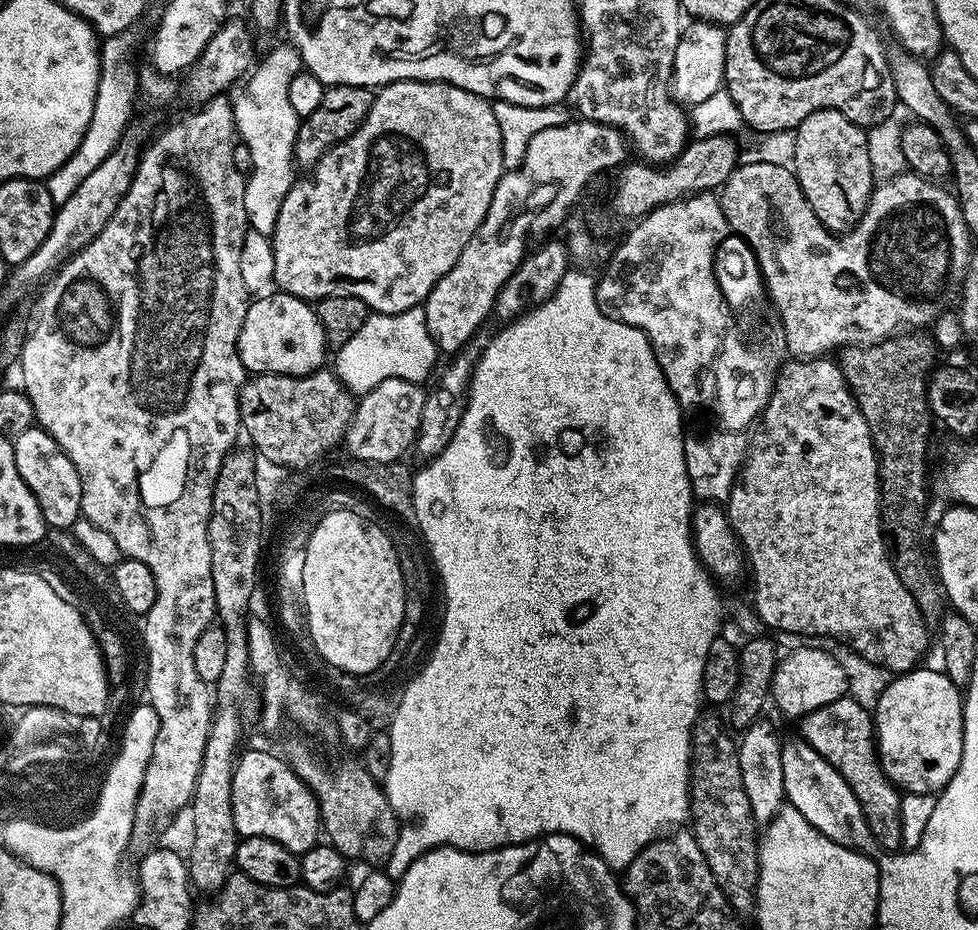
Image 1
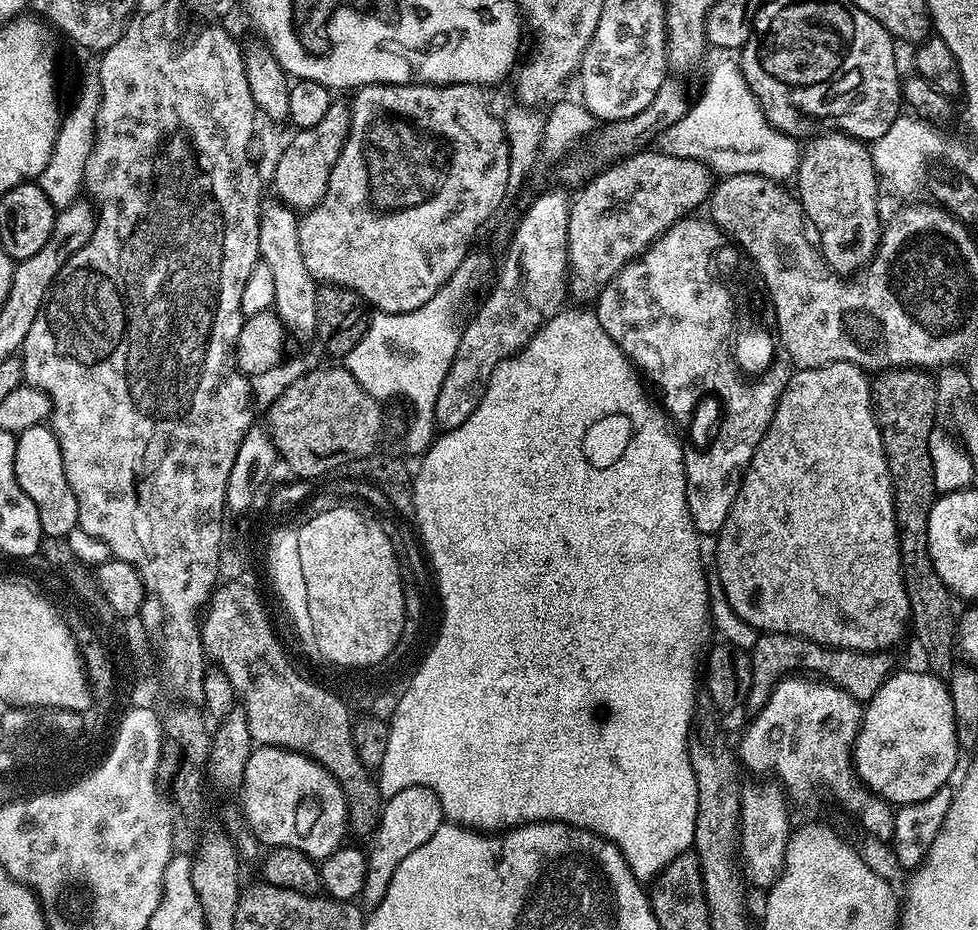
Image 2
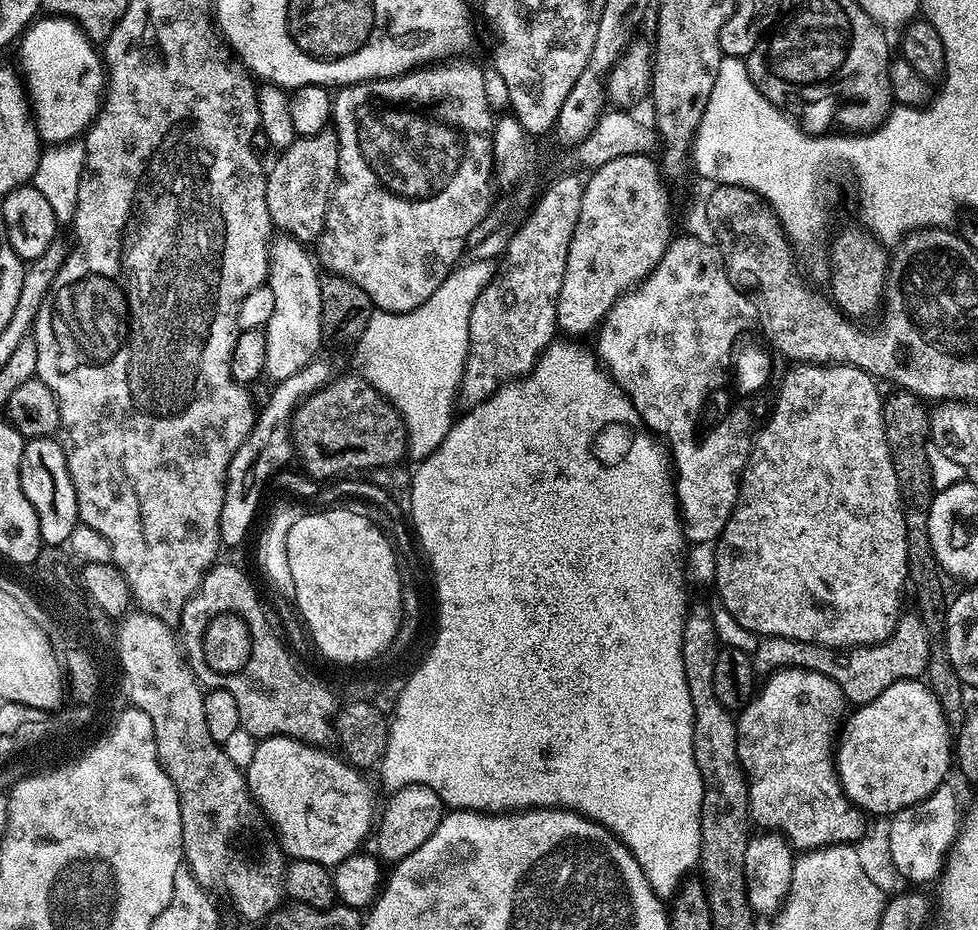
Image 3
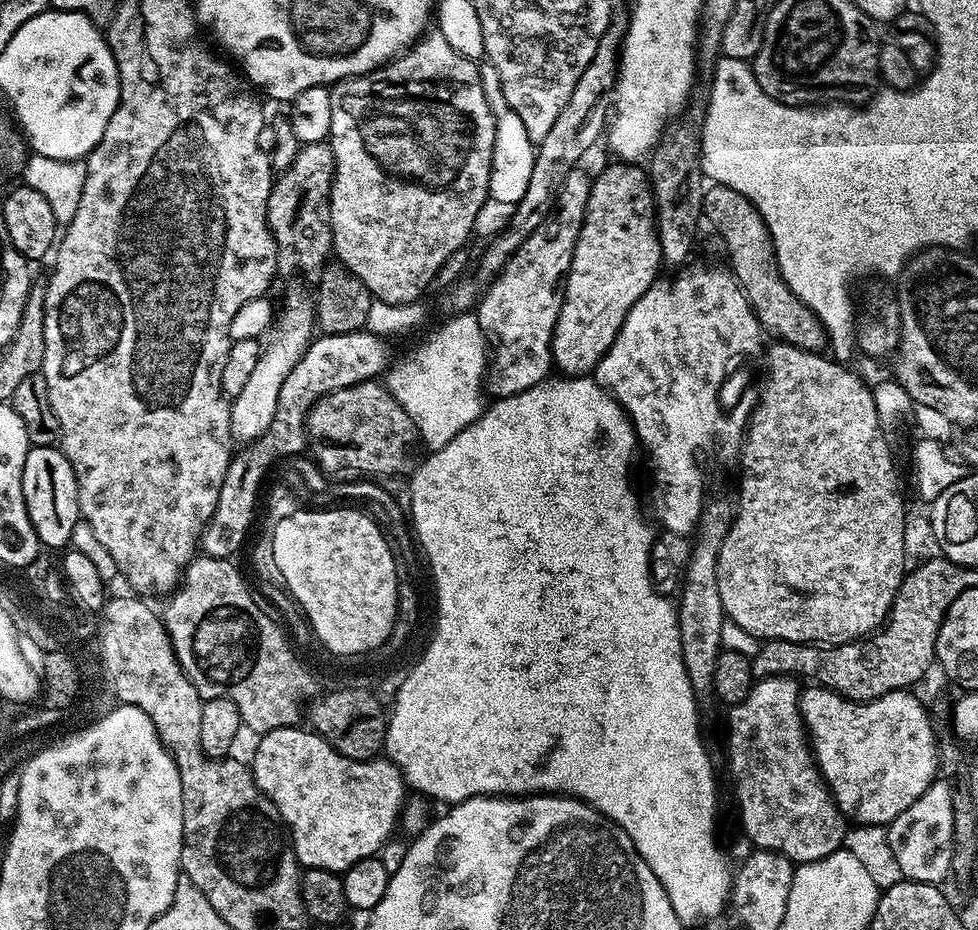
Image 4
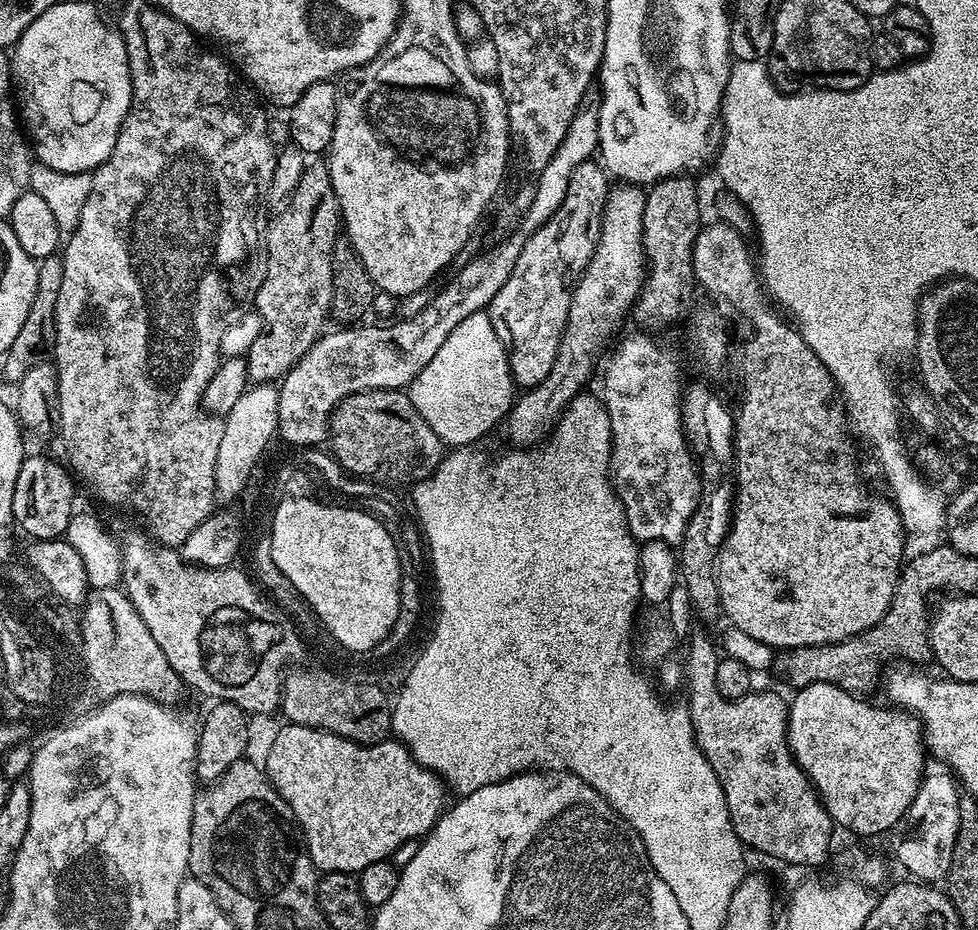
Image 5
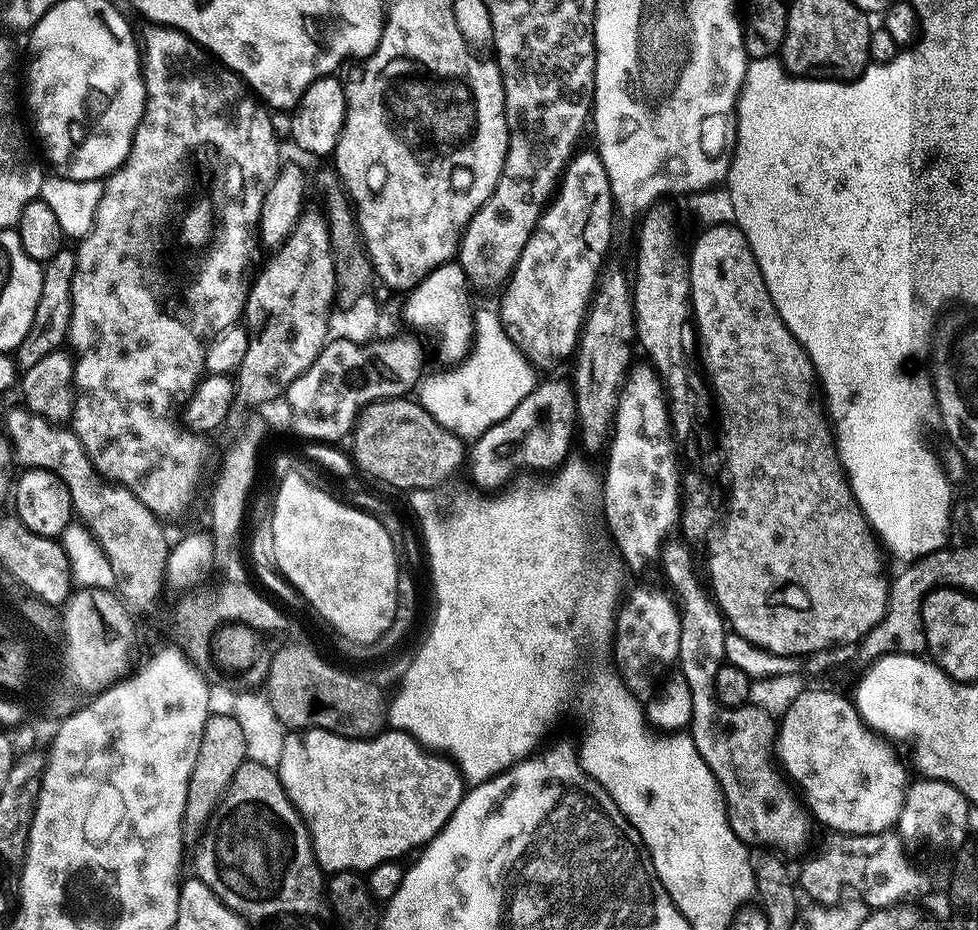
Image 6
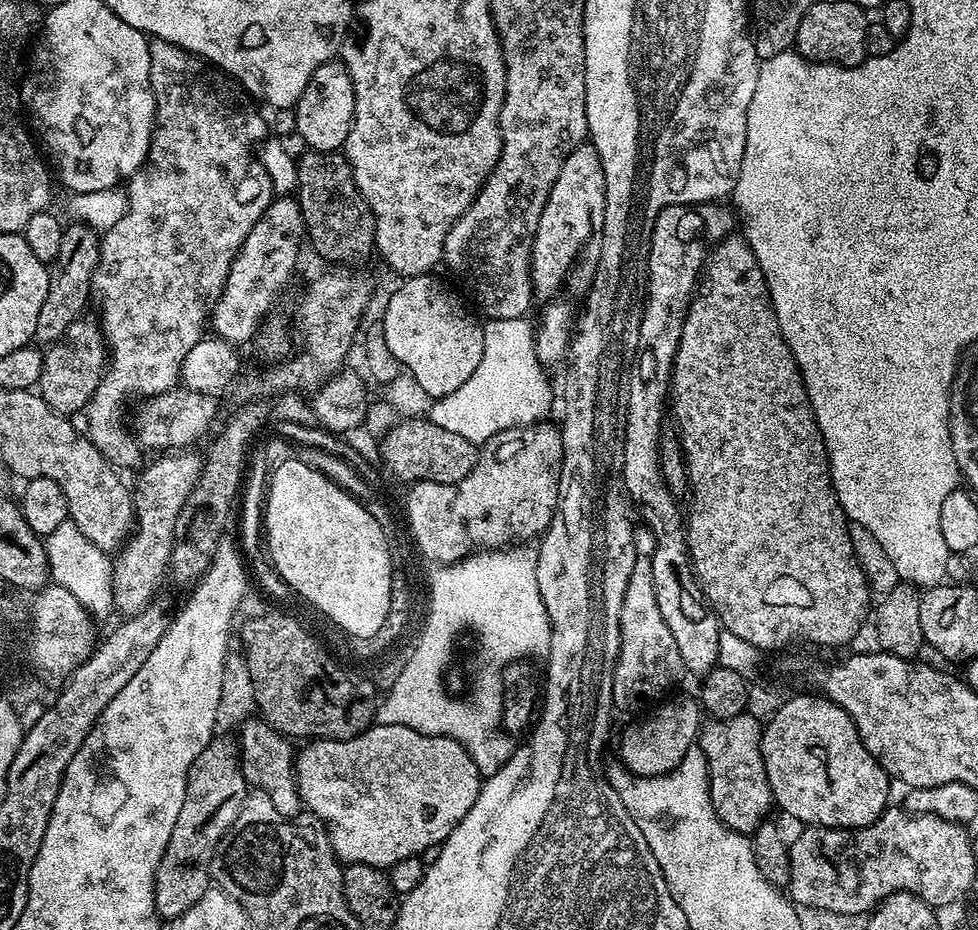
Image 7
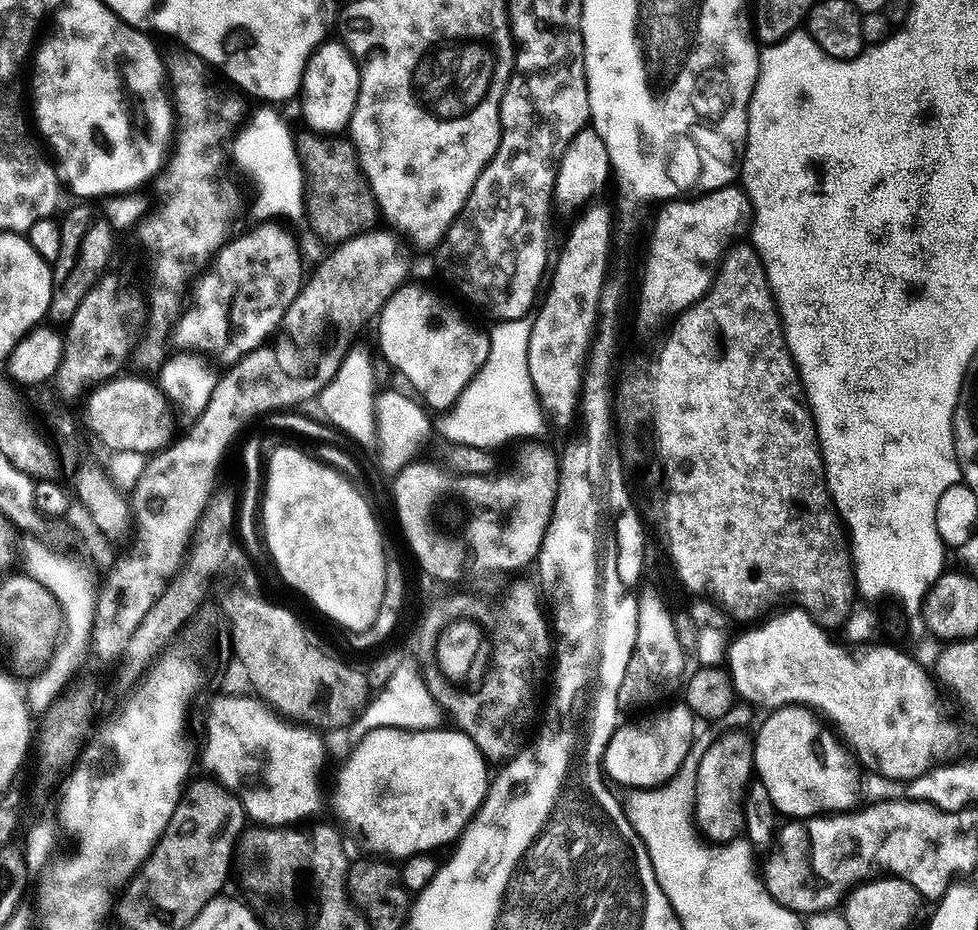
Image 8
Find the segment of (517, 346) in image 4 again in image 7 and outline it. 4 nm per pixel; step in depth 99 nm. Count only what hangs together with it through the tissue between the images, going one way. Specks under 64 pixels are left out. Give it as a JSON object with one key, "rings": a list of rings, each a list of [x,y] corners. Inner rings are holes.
{"rings":[[[590,142],[578,145],[562,162],[558,178],[548,195],[542,218],[538,218],[538,230],[532,243],[532,291],[541,301],[547,302],[568,280],[576,259],[583,248],[599,245],[600,227],[606,210],[606,178],[602,170],[602,158]]]}

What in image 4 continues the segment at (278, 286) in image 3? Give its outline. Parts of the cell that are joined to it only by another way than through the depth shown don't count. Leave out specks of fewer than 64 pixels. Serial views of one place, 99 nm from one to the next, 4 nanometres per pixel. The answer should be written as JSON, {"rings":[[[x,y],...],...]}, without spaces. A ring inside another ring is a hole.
{"rings":[[[304,292],[290,293],[284,300],[284,313],[281,316],[279,313],[275,321],[274,331],[271,333],[272,341],[263,345],[258,366],[254,366],[242,394],[238,394],[231,401],[232,434],[237,441],[251,442],[266,434],[270,422],[274,422],[274,410],[278,410],[278,393],[282,390],[282,382],[286,382],[286,374],[290,374],[290,370],[298,366],[302,354],[314,339],[316,327],[316,306],[313,297]]]}

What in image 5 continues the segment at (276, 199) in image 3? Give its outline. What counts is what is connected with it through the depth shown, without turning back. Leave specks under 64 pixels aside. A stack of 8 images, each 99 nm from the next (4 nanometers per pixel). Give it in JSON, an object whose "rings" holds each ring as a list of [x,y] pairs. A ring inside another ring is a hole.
{"rings":[[[309,163],[298,186],[294,186],[290,198],[277,212],[280,213],[273,218],[272,225],[266,228],[266,267],[254,301],[254,311],[259,314],[264,329],[254,338],[254,346],[250,346],[246,357],[248,379],[252,384],[279,381],[325,331],[324,319],[329,319],[332,306],[332,252],[338,243],[336,235],[342,232],[340,203],[332,188],[327,163]]]}

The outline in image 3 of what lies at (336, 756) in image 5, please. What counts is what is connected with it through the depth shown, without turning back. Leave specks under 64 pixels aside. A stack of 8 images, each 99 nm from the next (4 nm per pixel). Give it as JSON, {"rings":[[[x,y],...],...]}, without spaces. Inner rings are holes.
{"rings":[[[269,736],[261,739],[251,749],[251,756],[246,761],[248,790],[260,811],[264,813],[264,819],[274,829],[281,849],[291,859],[318,862],[329,870],[347,856],[361,851],[363,844],[360,843],[367,836],[369,839],[374,828],[371,786],[360,777],[363,775],[352,764],[337,756],[331,756],[323,747],[303,744],[289,736]]]}

